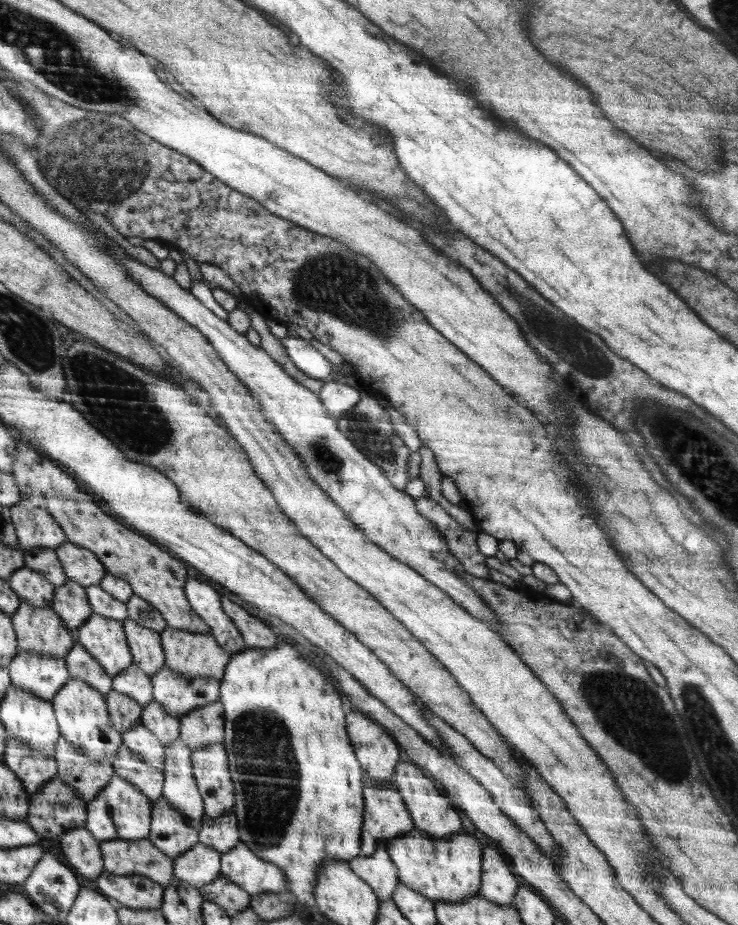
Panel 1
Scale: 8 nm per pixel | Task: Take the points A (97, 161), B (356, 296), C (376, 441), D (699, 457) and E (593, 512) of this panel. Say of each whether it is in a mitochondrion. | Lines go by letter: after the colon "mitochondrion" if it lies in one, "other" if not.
A: mitochondrion
B: mitochondrion
C: mitochondrion
D: mitochondrion
E: other

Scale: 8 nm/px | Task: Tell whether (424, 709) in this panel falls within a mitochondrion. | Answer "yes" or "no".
no

